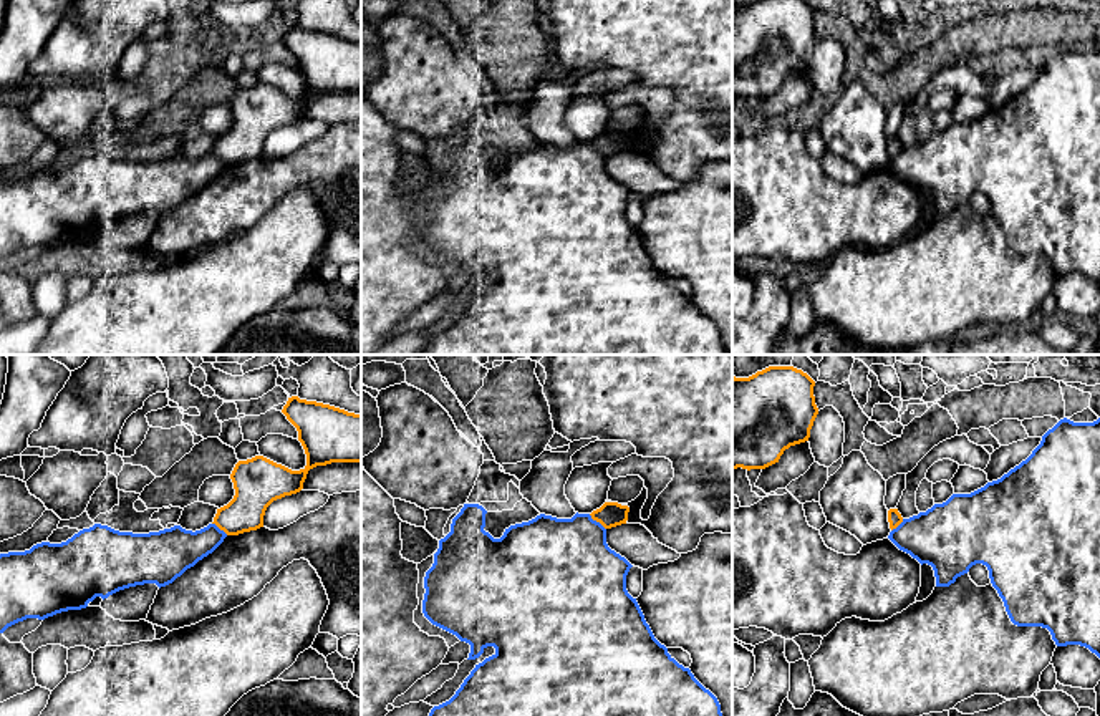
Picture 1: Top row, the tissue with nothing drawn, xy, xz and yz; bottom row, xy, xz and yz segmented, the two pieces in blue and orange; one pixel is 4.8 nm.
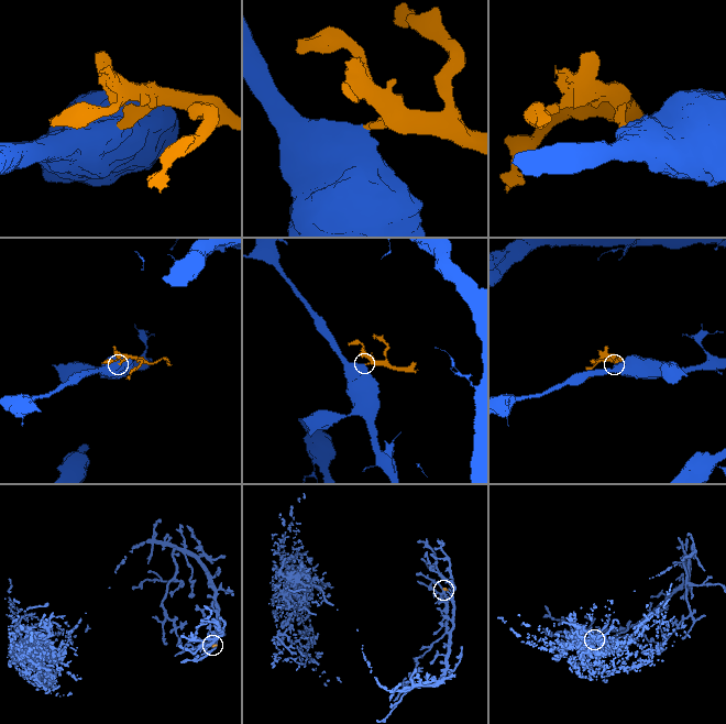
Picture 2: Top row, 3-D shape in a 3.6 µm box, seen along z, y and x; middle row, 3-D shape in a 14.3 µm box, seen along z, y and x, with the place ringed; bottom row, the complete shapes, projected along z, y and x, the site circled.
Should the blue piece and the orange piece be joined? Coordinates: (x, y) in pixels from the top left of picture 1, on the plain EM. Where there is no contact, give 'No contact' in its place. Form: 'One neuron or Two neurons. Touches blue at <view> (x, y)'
Two neurons. Touches blue at xz (595, 149)

